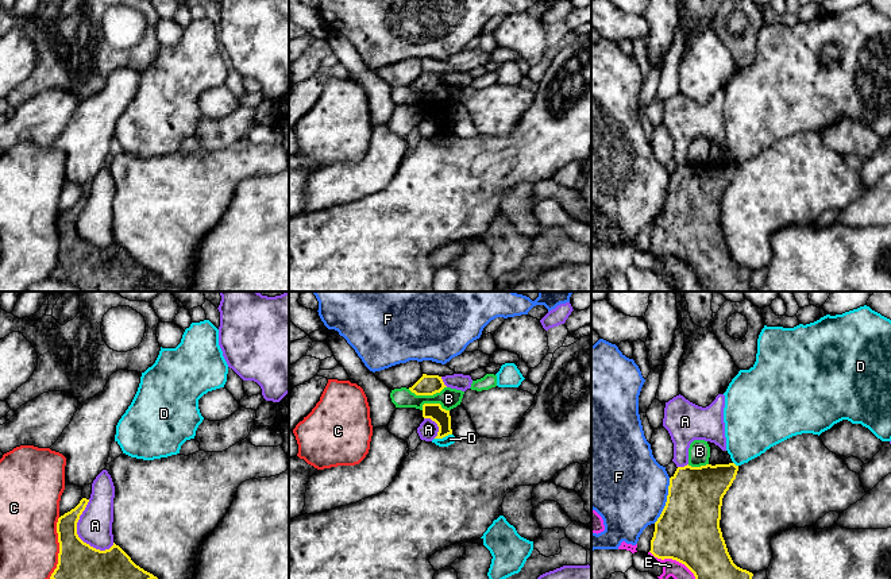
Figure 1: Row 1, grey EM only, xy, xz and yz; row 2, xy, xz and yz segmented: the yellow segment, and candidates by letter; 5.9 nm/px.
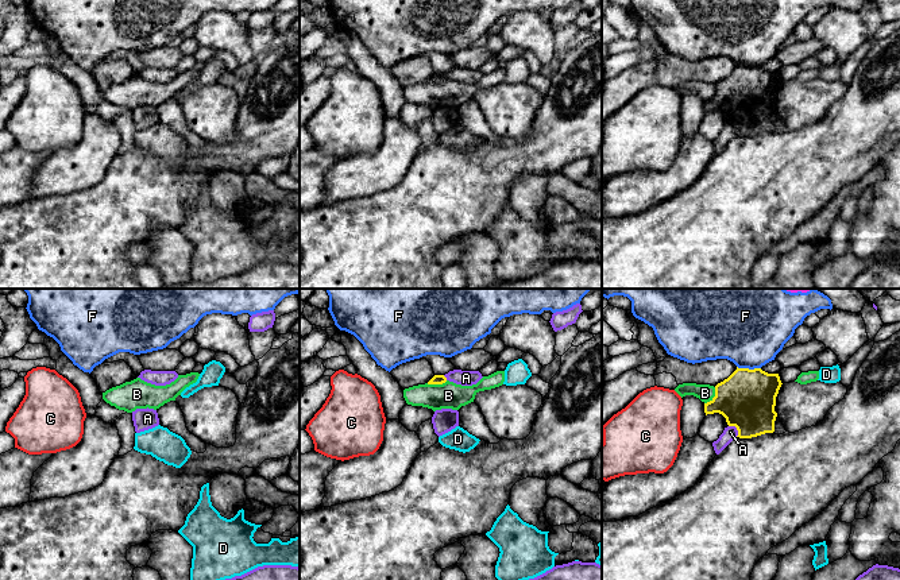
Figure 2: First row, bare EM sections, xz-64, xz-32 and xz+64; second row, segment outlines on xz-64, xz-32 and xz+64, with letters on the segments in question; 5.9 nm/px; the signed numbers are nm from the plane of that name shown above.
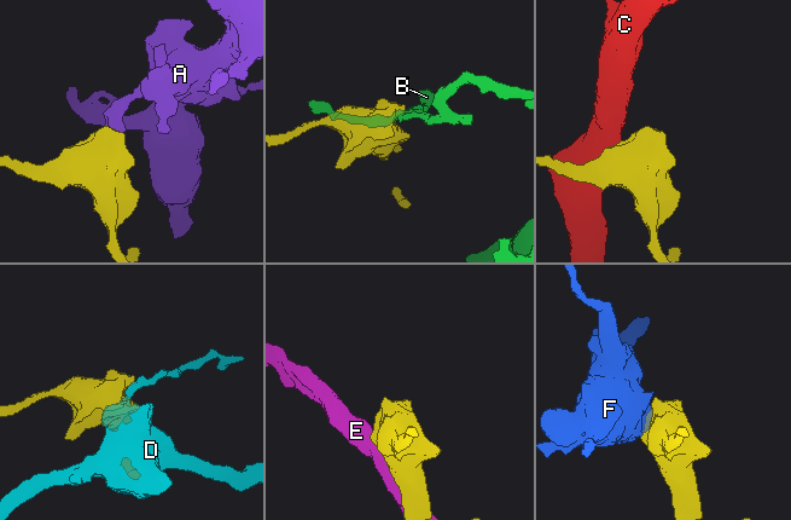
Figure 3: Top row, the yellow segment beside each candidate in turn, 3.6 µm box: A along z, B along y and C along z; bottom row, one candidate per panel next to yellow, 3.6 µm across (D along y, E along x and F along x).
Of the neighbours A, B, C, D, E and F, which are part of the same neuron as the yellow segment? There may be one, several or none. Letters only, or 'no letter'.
no letter

